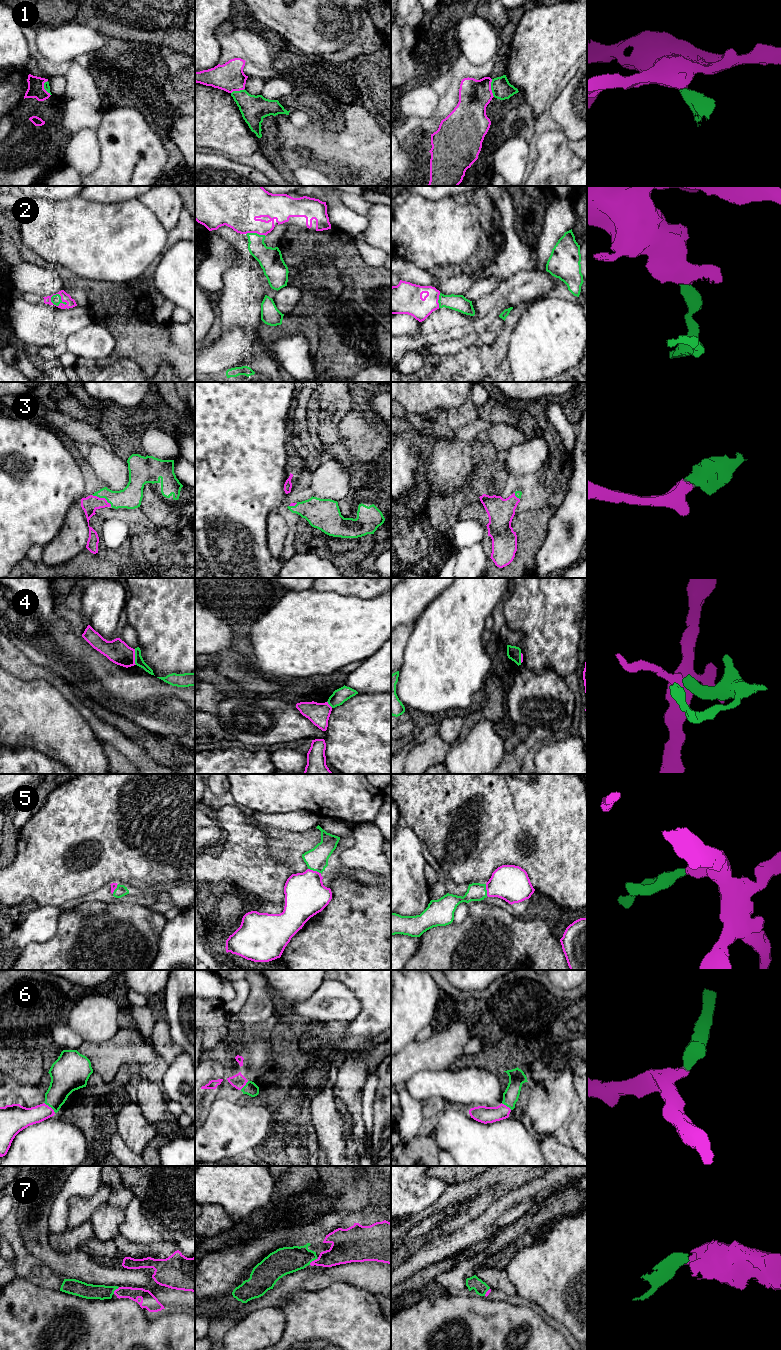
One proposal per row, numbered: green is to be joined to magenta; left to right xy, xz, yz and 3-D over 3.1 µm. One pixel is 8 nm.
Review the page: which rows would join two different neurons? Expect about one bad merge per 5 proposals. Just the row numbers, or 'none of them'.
4

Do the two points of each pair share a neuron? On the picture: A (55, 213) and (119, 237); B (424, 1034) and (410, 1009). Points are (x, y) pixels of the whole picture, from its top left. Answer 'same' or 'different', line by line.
A: same
B: different

